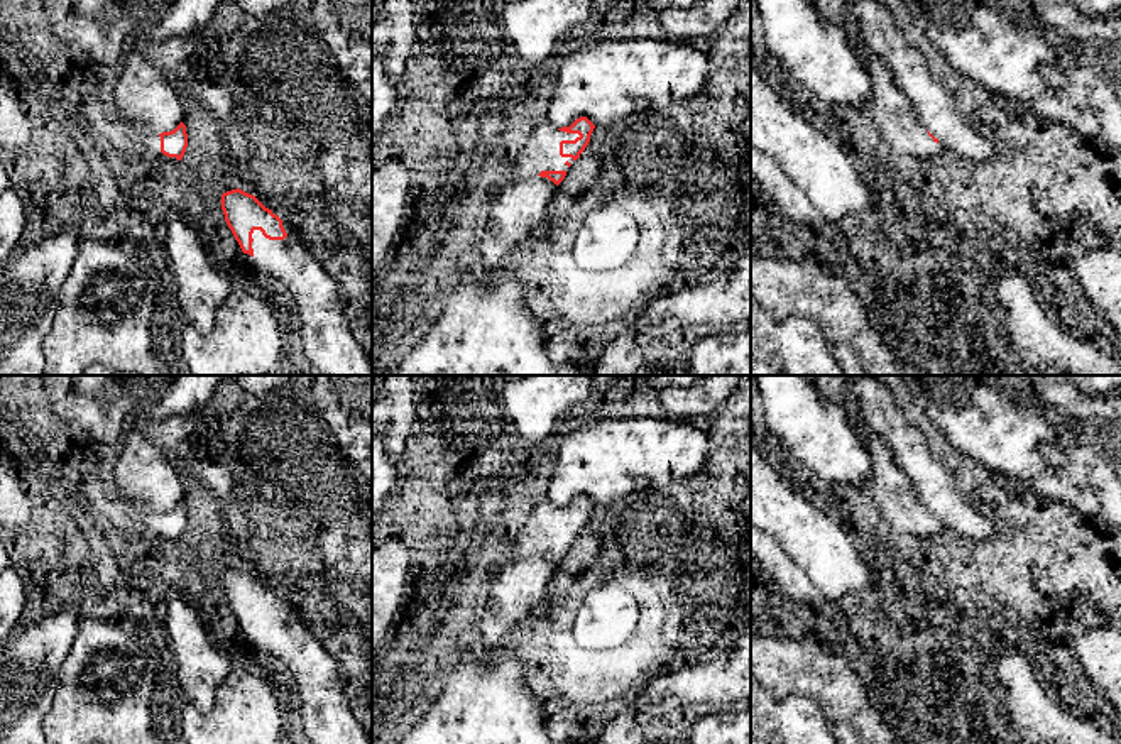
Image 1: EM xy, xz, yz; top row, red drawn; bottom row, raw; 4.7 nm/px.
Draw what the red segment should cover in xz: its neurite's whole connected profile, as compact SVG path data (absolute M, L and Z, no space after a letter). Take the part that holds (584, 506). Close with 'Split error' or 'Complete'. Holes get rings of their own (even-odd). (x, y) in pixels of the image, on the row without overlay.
M587 495L561 507L553 506L550 499L539 502L517 533L514 548L517 558L541 555L558 565L588 524L593 507Z. Split error

